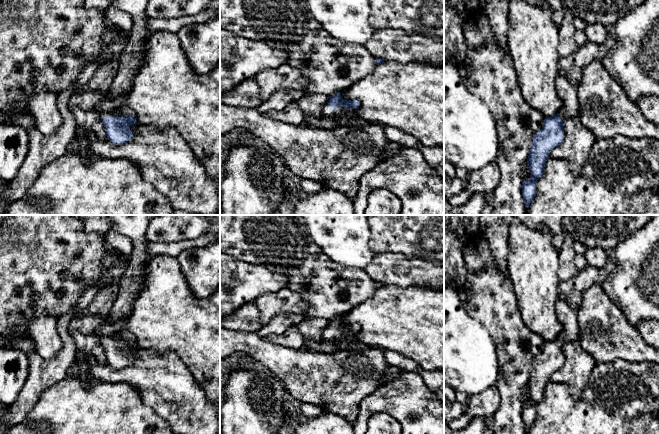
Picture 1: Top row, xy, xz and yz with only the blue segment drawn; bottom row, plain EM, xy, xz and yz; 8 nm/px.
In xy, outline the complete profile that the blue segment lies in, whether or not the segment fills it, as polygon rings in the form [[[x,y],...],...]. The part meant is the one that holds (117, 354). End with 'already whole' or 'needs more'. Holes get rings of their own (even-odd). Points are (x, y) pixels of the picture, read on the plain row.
[[[123,330],[113,336],[99,336],[99,338],[110,366],[120,369],[133,362],[129,351],[137,348],[137,345],[131,332]]]; needs more

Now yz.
[[[563,296],[558,297],[555,309],[559,314],[562,330],[556,339],[545,342],[542,353],[535,357],[531,366],[527,383],[531,401],[522,406],[522,419],[526,432],[536,419],[536,405],[543,399],[550,375],[559,370],[564,363],[564,344],[578,340],[579,337],[579,309],[571,307]]]; needs more

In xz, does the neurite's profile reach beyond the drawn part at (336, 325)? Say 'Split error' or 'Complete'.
Split error

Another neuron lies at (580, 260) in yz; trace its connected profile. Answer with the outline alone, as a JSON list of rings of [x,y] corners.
[[[576,254],[575,264],[579,270],[583,270],[583,269],[585,269],[586,266],[588,266],[585,256],[579,255],[579,254]]]

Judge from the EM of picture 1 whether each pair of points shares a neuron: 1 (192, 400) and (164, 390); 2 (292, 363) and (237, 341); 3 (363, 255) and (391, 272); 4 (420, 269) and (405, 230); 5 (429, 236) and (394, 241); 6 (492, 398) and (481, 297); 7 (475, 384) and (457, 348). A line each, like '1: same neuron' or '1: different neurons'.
1: same neuron
2: same neuron
3: different neurons
4: different neurons
5: same neuron
6: different neurons
7: same neuron

